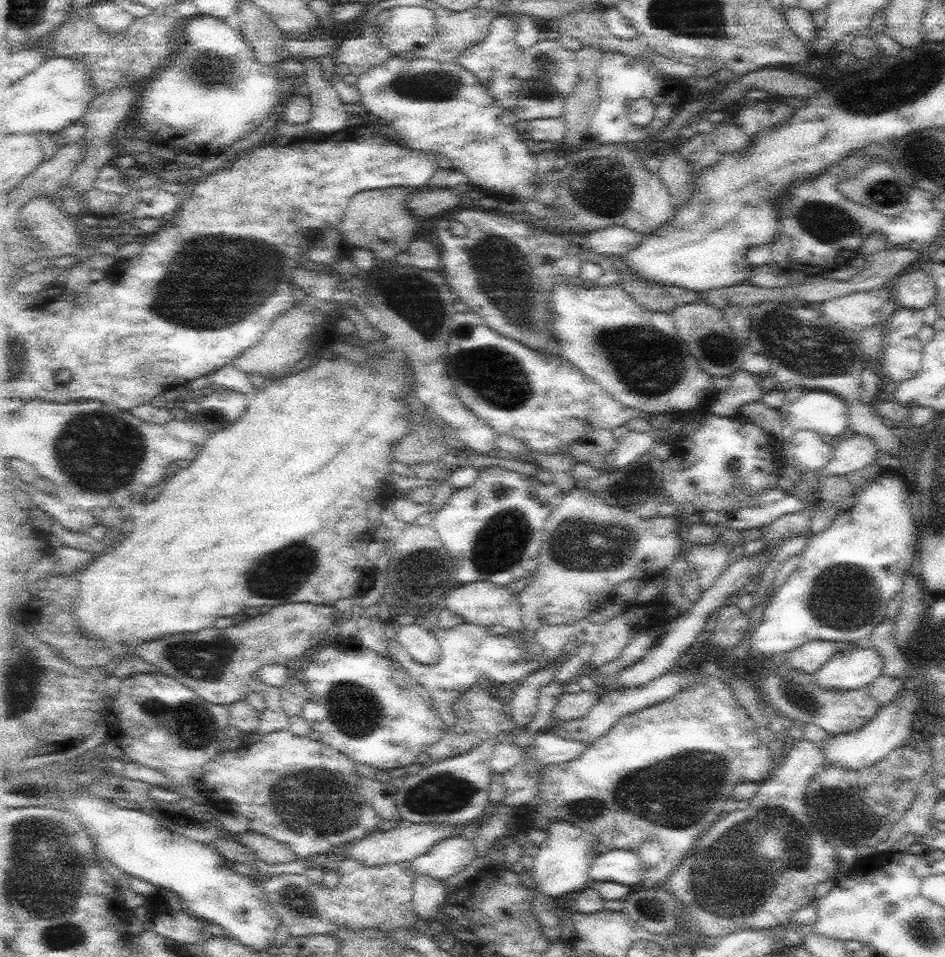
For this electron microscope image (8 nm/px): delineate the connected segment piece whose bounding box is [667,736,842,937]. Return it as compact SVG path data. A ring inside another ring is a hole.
M806 736L794 741L780 768L762 782L756 796L749 800L748 807L733 810L713 824L696 848L692 848L692 852L669 876L667 887L688 911L689 922L705 936L724 936L736 929L787 925L800 908L815 900L814 893L820 882L842 871L837 848L812 827L806 812L806 791L827 760L821 745L820 741L813 742Z

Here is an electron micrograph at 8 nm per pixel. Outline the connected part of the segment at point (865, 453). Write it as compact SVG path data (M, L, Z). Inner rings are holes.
M864 434L846 436L833 450L833 457L823 468L829 476L846 476L856 470L872 465L877 459L879 446L875 440Z

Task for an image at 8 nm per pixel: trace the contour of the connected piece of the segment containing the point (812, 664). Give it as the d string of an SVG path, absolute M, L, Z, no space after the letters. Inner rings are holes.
M814 639L788 651L786 662L791 669L816 674L836 653L836 641Z

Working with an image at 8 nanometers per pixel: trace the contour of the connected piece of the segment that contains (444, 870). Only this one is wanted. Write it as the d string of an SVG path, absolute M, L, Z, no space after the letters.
M456 835L434 845L430 851L410 863L417 874L446 880L462 872L476 857L473 841Z

